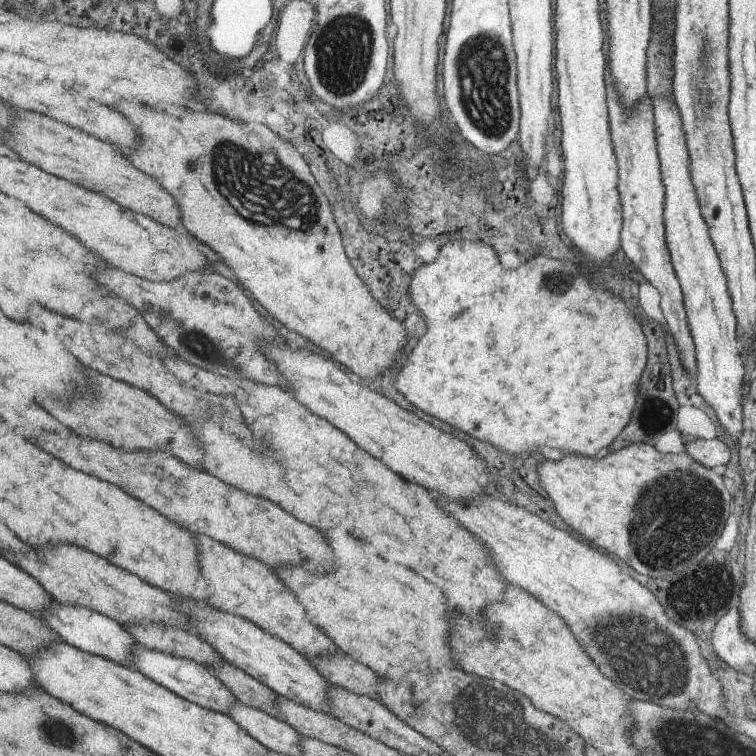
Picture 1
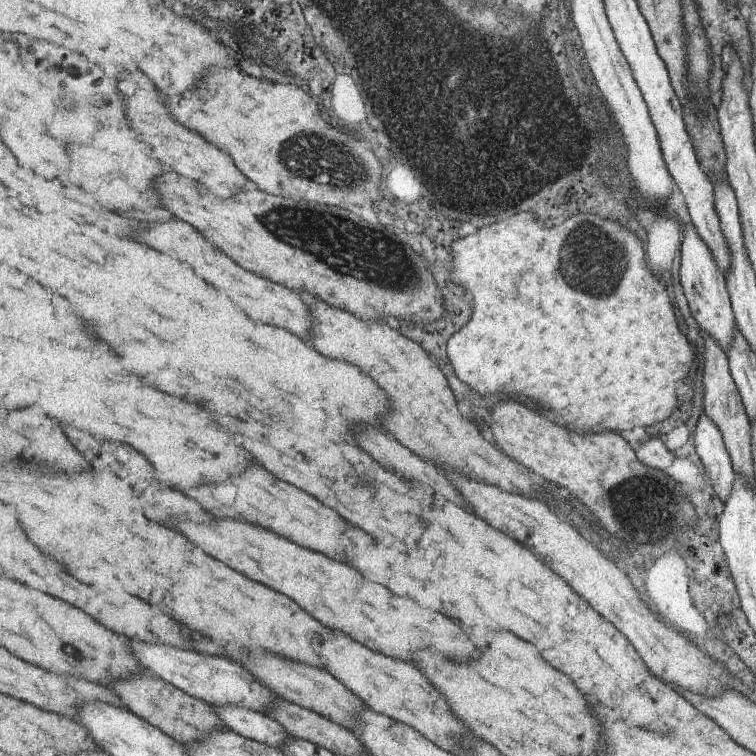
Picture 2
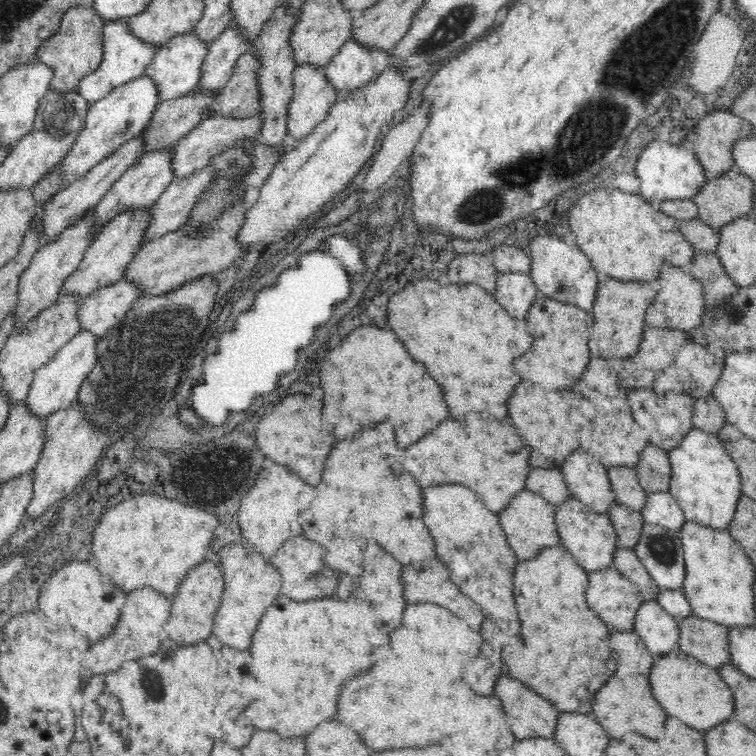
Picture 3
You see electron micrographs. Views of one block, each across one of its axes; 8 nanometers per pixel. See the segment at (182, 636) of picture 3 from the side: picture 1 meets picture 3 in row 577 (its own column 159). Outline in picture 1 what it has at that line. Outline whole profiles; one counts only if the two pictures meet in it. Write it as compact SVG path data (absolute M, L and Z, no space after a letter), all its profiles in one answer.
M20 110L12 111L15 112L14 126L10 130L12 134L8 142L4 144L12 148L16 156L22 158L24 162L98 194L107 195L120 206L148 215L156 219L156 222L164 223L164 226L176 228L178 222L183 222L172 196L168 194L166 198L162 186L150 175L137 169L119 148L46 115L34 114L34 112L24 114Z

